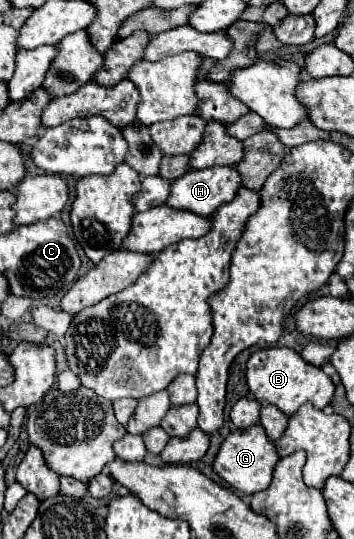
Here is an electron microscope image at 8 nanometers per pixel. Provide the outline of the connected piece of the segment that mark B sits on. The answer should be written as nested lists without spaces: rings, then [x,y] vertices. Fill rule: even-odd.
[[[263,348],[249,356],[245,364],[245,380],[249,392],[265,406],[273,404],[283,414],[291,416],[299,410],[301,404],[311,402],[315,408],[325,408],[333,398],[333,382],[331,378],[317,366],[307,364],[295,350],[291,348]]]

